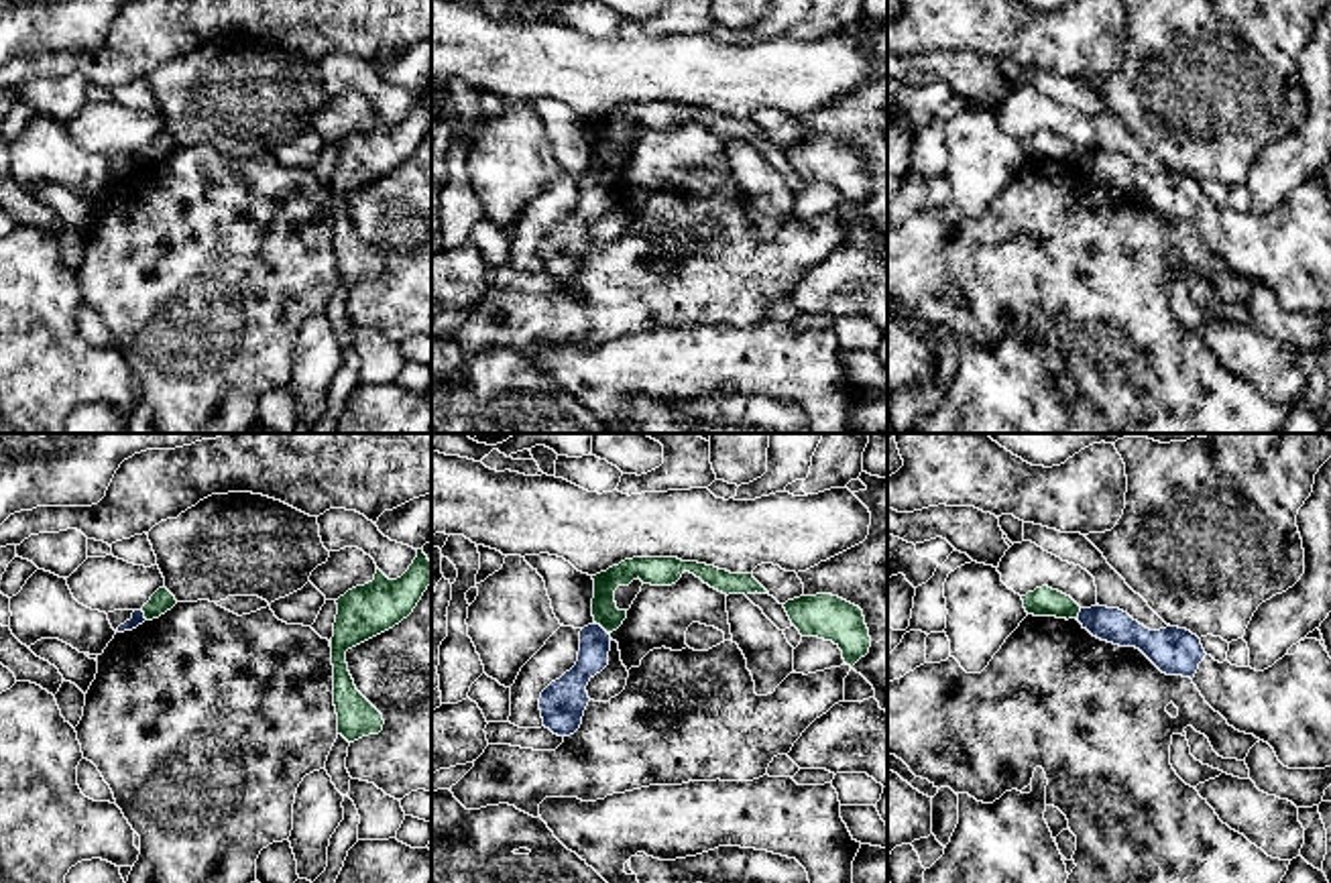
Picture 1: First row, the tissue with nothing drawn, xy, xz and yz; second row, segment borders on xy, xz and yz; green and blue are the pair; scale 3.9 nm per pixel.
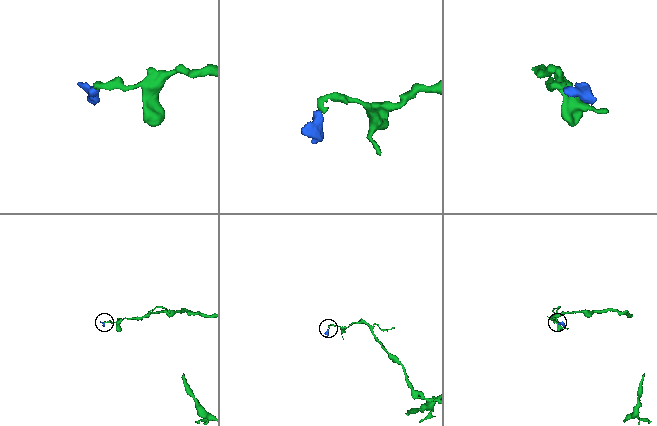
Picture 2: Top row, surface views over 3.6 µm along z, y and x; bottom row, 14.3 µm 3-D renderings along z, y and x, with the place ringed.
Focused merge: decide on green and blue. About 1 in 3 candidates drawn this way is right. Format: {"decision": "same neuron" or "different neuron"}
{"decision": "different neuron"}

